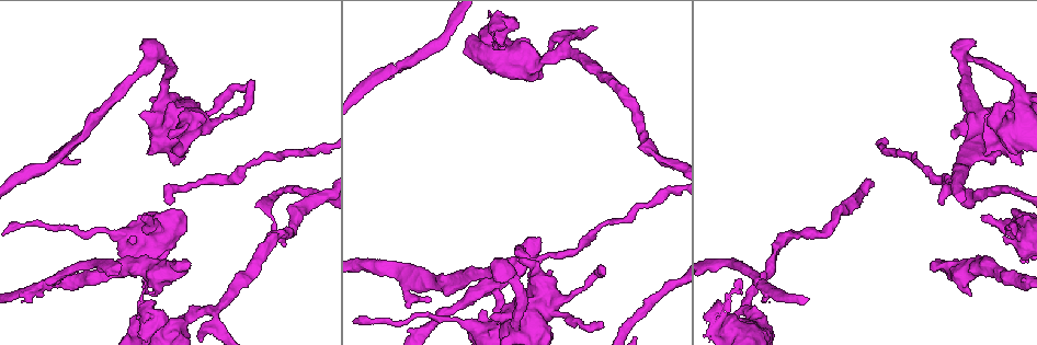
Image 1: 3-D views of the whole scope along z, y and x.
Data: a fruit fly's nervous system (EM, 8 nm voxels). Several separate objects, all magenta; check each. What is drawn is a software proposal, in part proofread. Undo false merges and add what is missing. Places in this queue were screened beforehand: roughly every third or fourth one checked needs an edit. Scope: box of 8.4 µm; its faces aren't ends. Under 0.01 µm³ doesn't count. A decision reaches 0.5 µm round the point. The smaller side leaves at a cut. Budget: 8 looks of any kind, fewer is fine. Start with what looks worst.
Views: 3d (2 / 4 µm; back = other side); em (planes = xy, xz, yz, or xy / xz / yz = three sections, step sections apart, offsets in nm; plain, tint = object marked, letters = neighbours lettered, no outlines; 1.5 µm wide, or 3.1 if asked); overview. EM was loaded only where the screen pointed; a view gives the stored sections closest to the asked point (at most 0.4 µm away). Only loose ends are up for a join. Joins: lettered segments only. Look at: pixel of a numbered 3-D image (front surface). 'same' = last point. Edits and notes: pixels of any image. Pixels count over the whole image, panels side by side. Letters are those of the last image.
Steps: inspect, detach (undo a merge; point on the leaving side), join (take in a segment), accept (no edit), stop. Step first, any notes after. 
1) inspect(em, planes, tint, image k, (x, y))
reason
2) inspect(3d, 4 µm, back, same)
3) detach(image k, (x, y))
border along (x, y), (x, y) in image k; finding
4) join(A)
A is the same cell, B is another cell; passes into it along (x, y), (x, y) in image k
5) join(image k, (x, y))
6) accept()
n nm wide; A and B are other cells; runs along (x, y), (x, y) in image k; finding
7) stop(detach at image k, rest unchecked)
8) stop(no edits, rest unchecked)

inspect(em, xy, step 4, tint, image 1, (493, 315))
free end

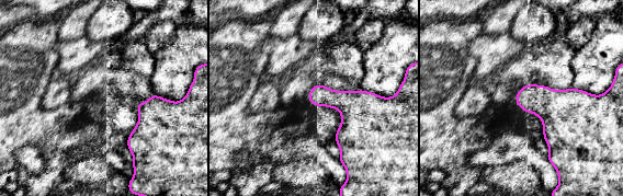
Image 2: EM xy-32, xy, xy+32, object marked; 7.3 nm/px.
inspect(em, planes, letters, same)

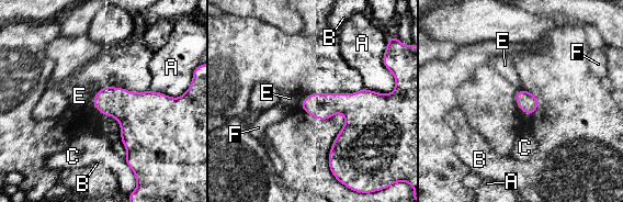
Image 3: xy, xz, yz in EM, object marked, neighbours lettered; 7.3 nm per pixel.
accept()
A, B, C, E and F are other cells; border along (100, 89), (92, 98) in image 3; none of them fits

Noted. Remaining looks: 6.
inspect(em, planes, letters, image 1, (530, 238))

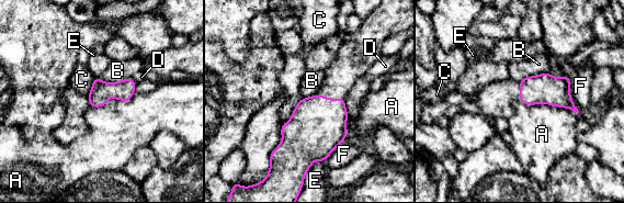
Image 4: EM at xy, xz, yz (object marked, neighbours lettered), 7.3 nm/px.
accept()
160 nm wide; A, B, C, D, E and F are other cells; border along (99, 77), (105, 81), (131, 78) in image 4; no lettered segment goes on from it

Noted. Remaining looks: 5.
inspect(3d, 4 µm, image 1, (505, 273))
branch point

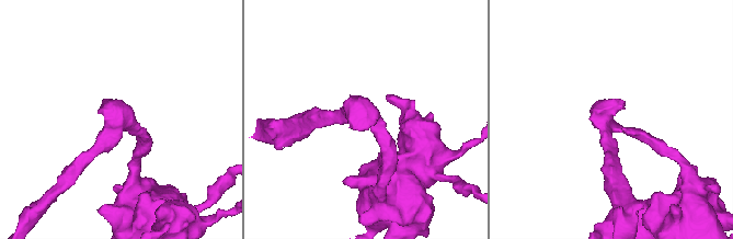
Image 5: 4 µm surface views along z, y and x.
inspect(em, xz, step 4, tint, image 5, (610, 125))
shape alone is not enough

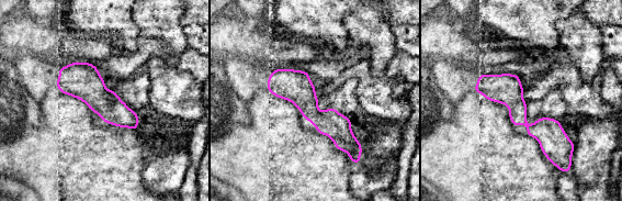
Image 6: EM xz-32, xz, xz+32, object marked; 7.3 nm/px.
inspect(em, planes, letters, same)
cut it another way

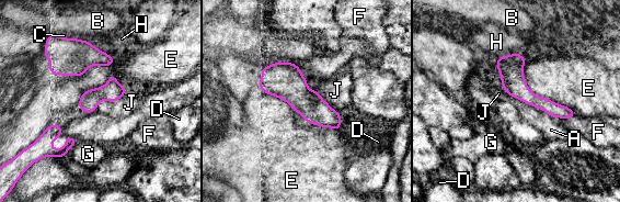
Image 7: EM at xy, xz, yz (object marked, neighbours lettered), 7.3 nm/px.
accept()
150 nm wide; A, B, C, D, E, F, G, H and J are other cells; border along (127, 90), (95, 109) in image 7; one neuron here

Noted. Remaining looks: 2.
stop(no edits, rest unchecked)

